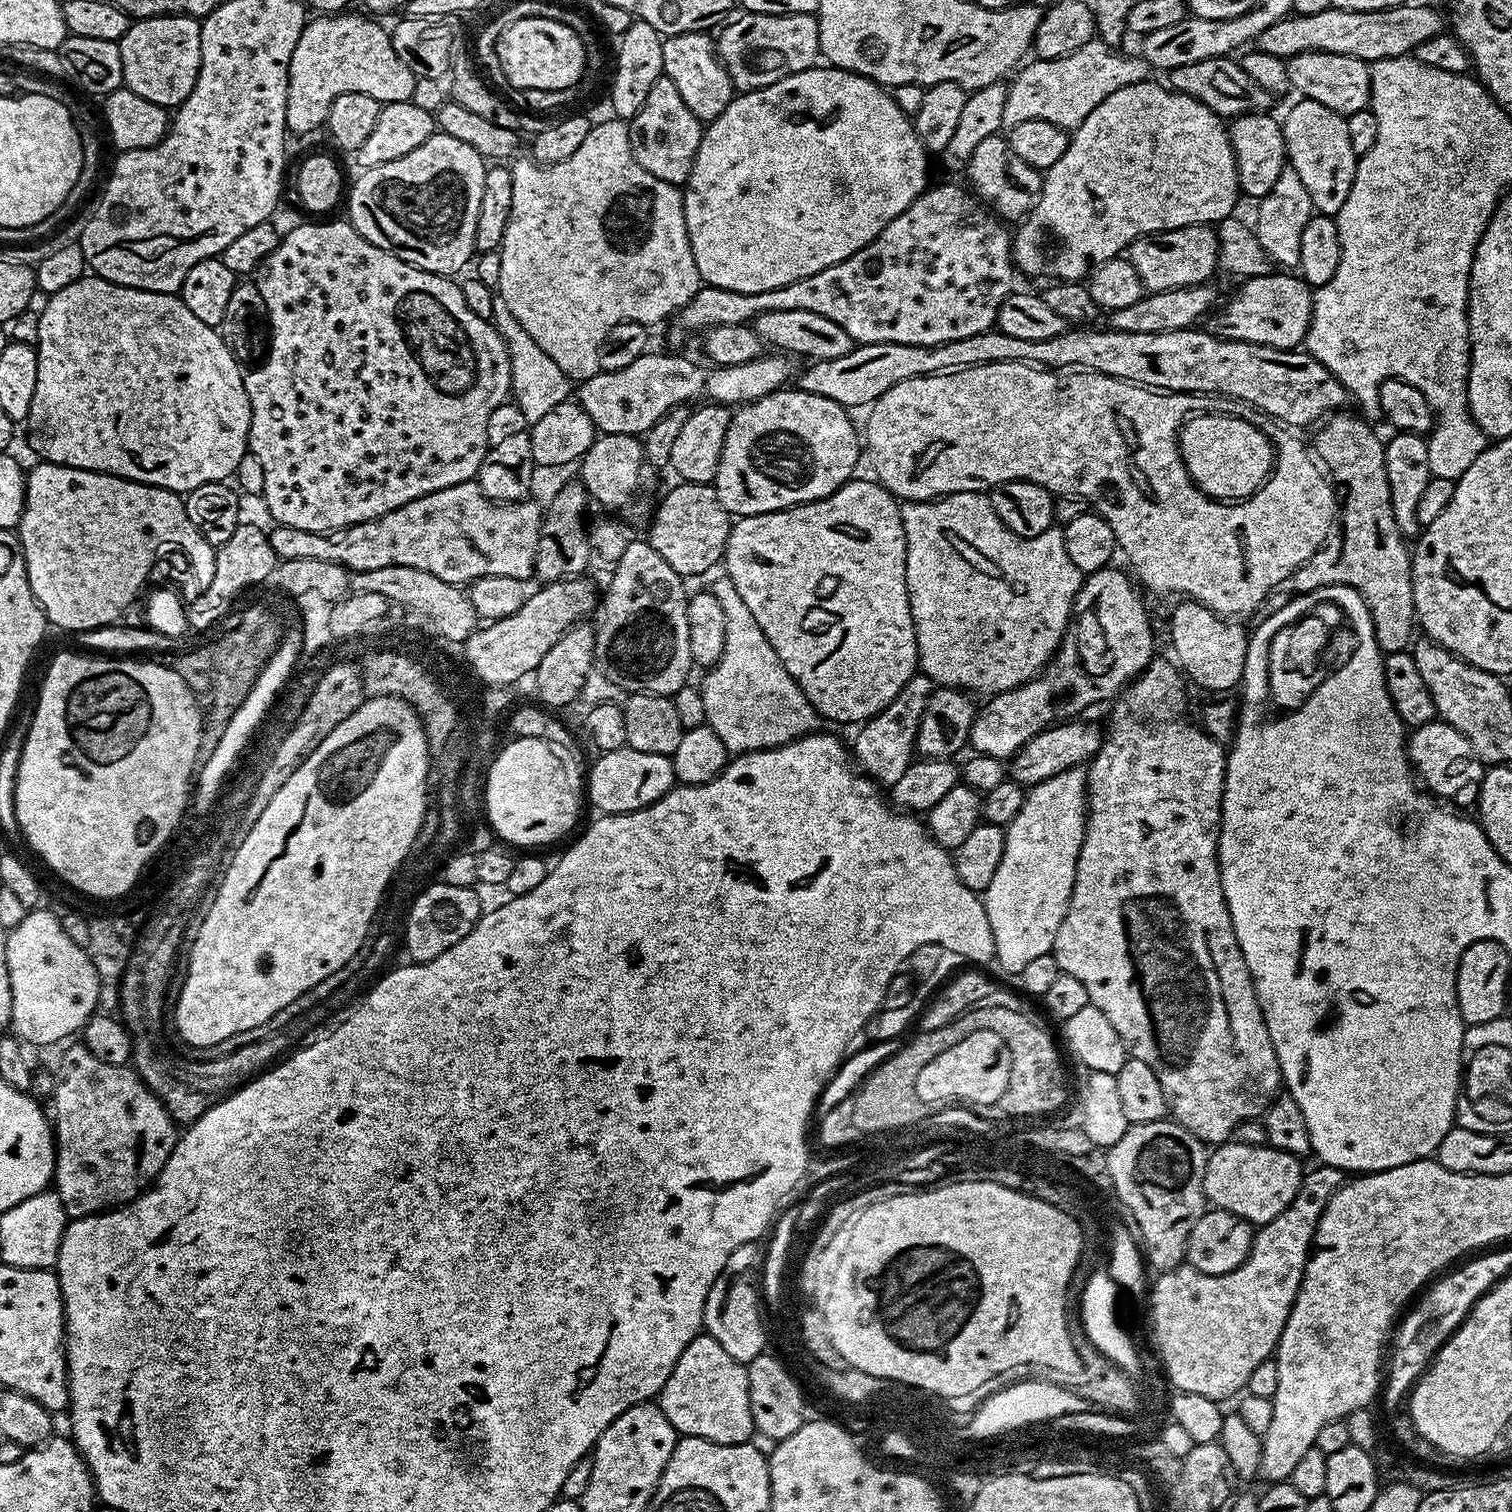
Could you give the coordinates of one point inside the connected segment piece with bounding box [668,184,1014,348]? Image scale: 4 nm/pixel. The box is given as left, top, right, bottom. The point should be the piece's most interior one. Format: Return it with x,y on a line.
940,271

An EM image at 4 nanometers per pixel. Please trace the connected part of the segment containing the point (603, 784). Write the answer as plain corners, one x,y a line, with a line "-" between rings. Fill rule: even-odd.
627,746
595,757
596,765
588,772
588,796
604,814
627,814
661,800
677,783
672,757
646,754

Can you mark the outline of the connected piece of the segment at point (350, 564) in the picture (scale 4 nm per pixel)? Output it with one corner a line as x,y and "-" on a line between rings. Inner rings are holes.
469,482
414,498
398,510
390,510
376,520
367,520
361,524
352,524
339,534
323,532
303,532
297,528
276,526
268,532
268,541
274,554
280,560
294,558
318,558
322,562
334,562
348,569
349,573
380,570
388,566
410,566
418,570
429,571
443,582
459,586
471,585
472,581
487,576
518,578
525,582
533,579
536,570
536,551
538,538
542,530
544,512
532,498
500,503
490,499
479,483

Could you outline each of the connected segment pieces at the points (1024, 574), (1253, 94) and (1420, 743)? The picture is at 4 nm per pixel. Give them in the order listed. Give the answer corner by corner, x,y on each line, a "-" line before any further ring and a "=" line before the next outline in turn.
959,492
942,496
938,500
904,502
900,504
900,517
906,534
906,586
916,627
919,671
929,676
933,685
959,688
969,694
981,692
984,698
1017,688
1028,680
1035,680
1060,649
1060,641
1064,639
1064,631
1068,629
1068,621
1072,618
1072,604
1086,579
1085,573
1080,572
1074,562
1070,562
1070,554
1066,554
1063,527
1053,526
1034,538
1022,538
1011,532
1002,518
998,518
988,492
=
1227,56
1206,58
1202,62
1189,62
1187,66
1167,69
1167,87
1173,92
1181,92
1206,106
1211,112
1221,118
1235,118
1244,116
1248,112
1268,112
1274,97
1254,78
1248,77
1246,70
1242,70
1235,59
=
1437,718
1431,724
1424,724
1421,728
1415,729
1407,737
1406,743
1408,763
1412,765
1422,784
1424,779
1423,787
1429,793
1437,797
1445,796
1448,800
1457,800
1460,804
1475,805
1486,768
1472,749
1472,743
1462,733

